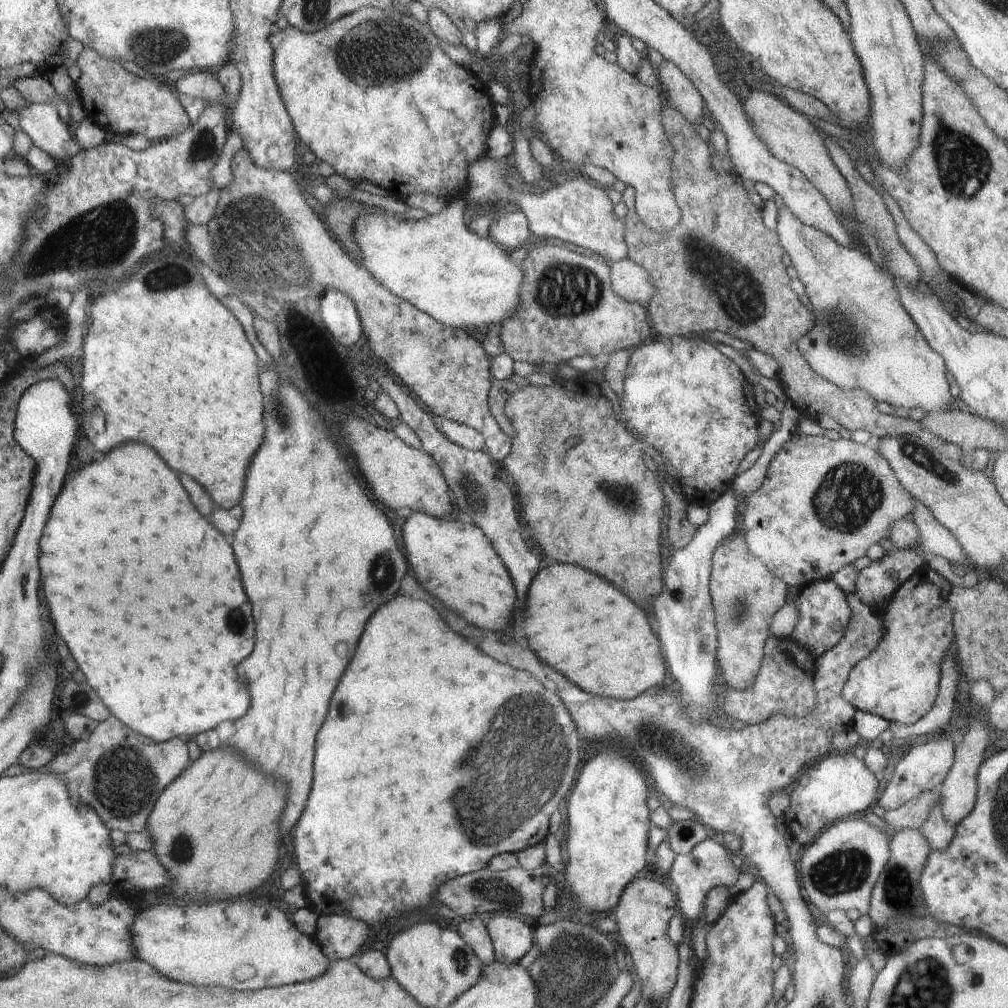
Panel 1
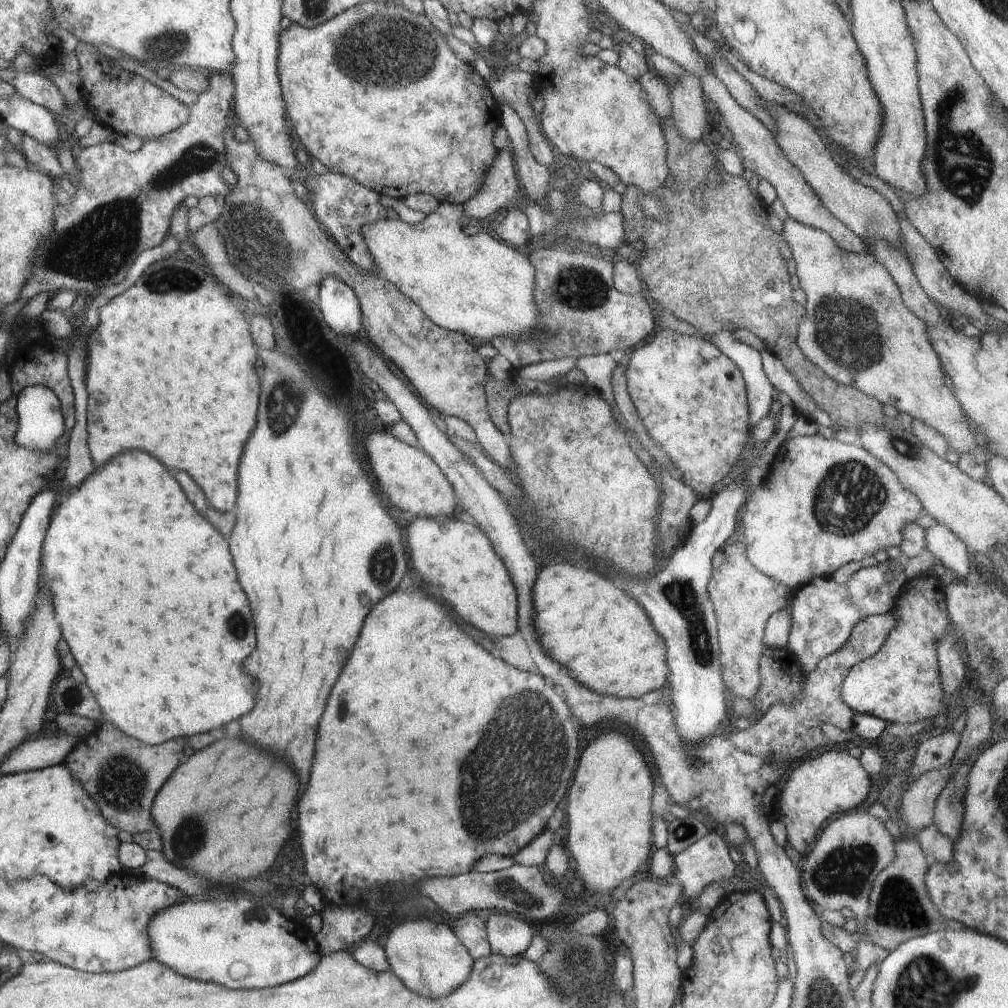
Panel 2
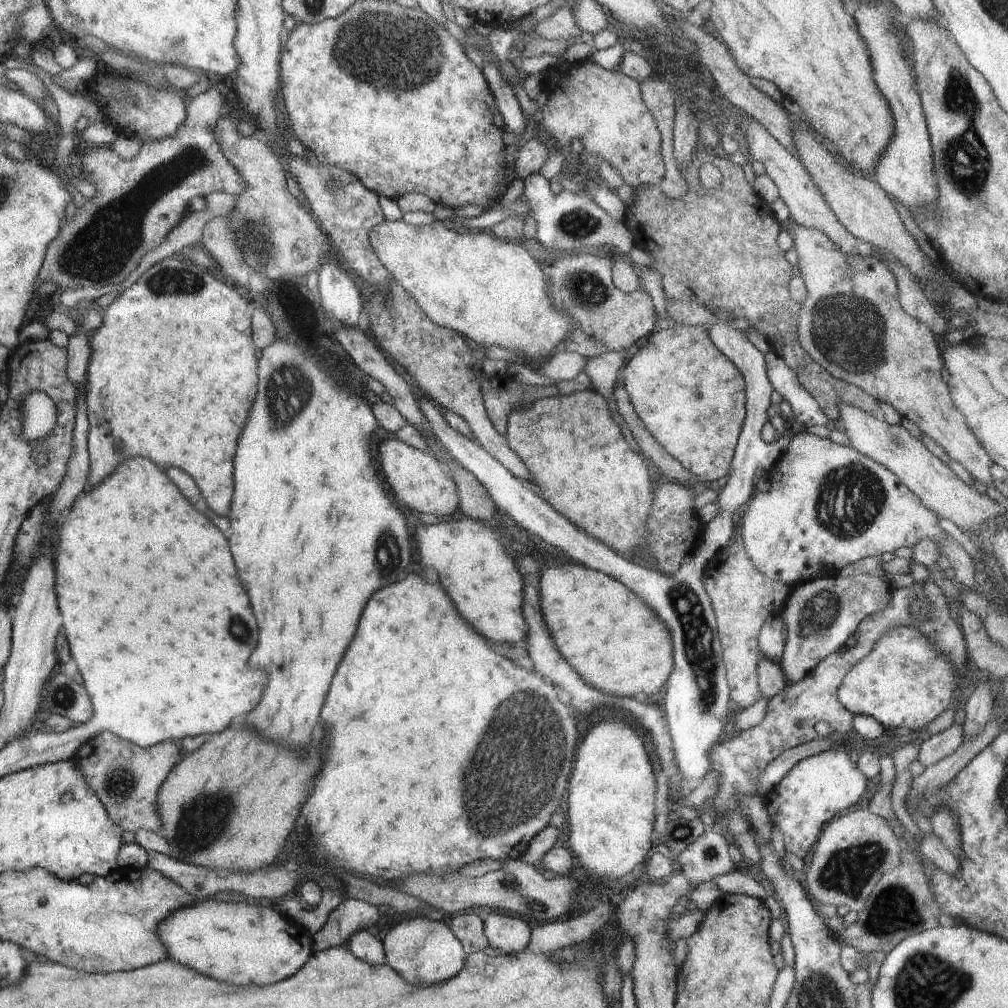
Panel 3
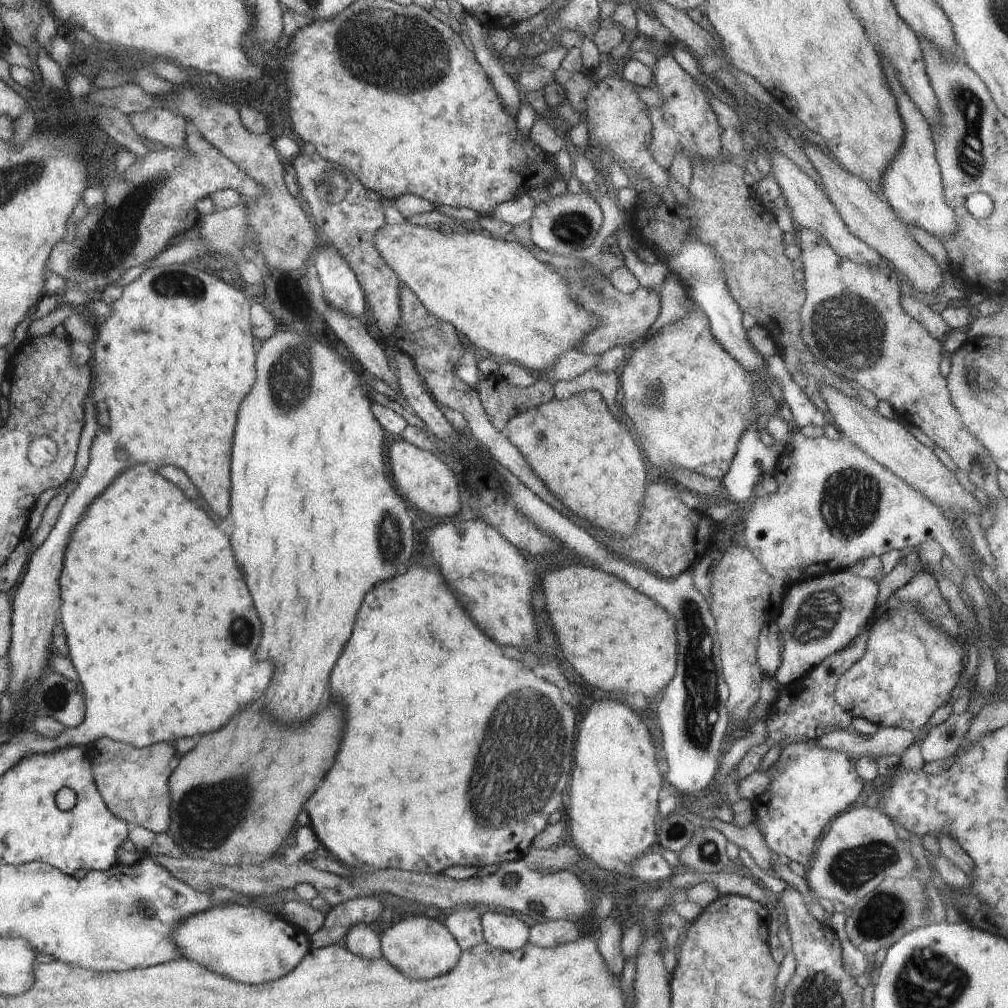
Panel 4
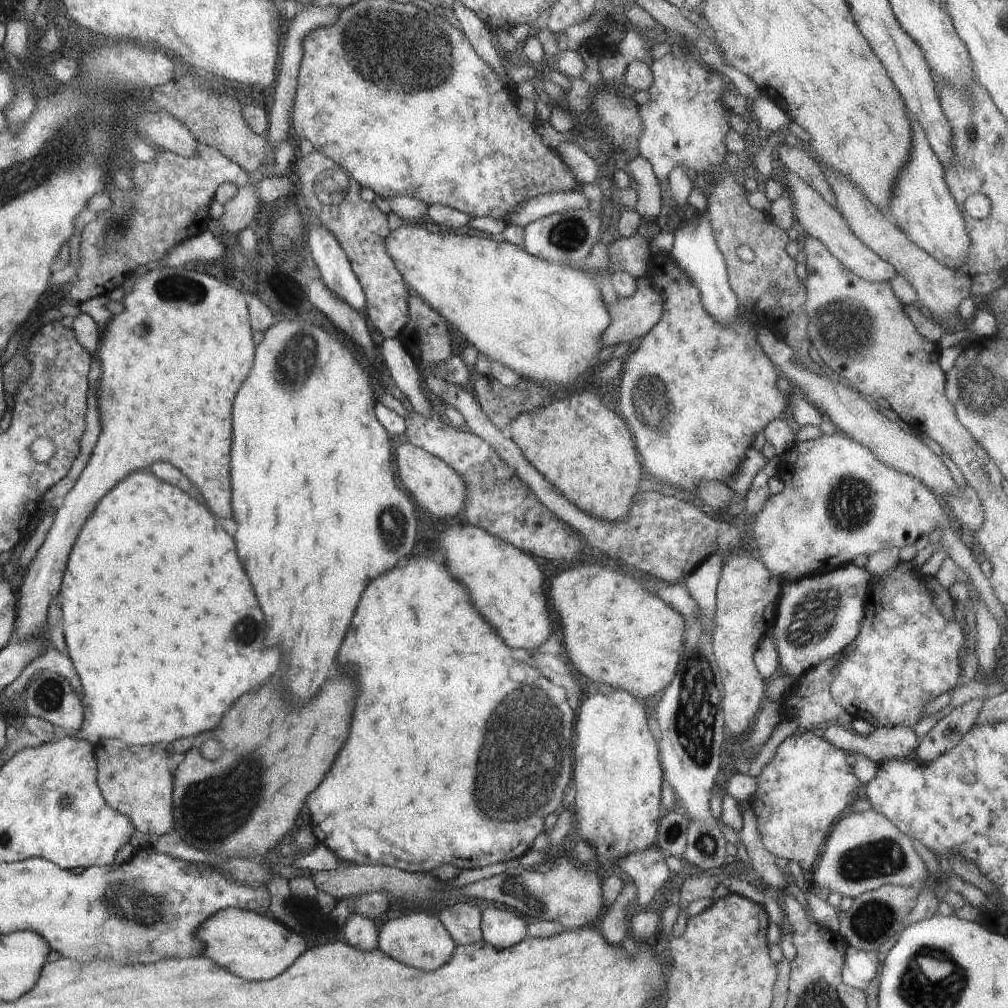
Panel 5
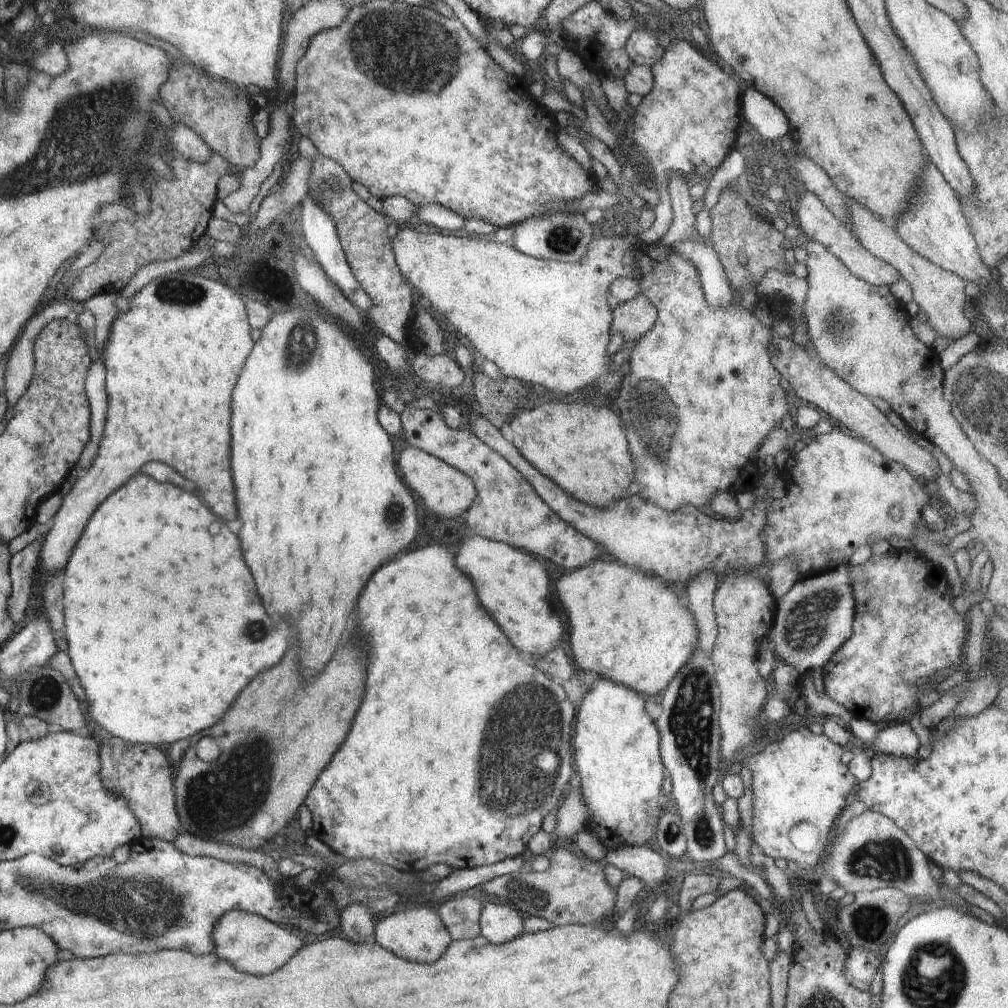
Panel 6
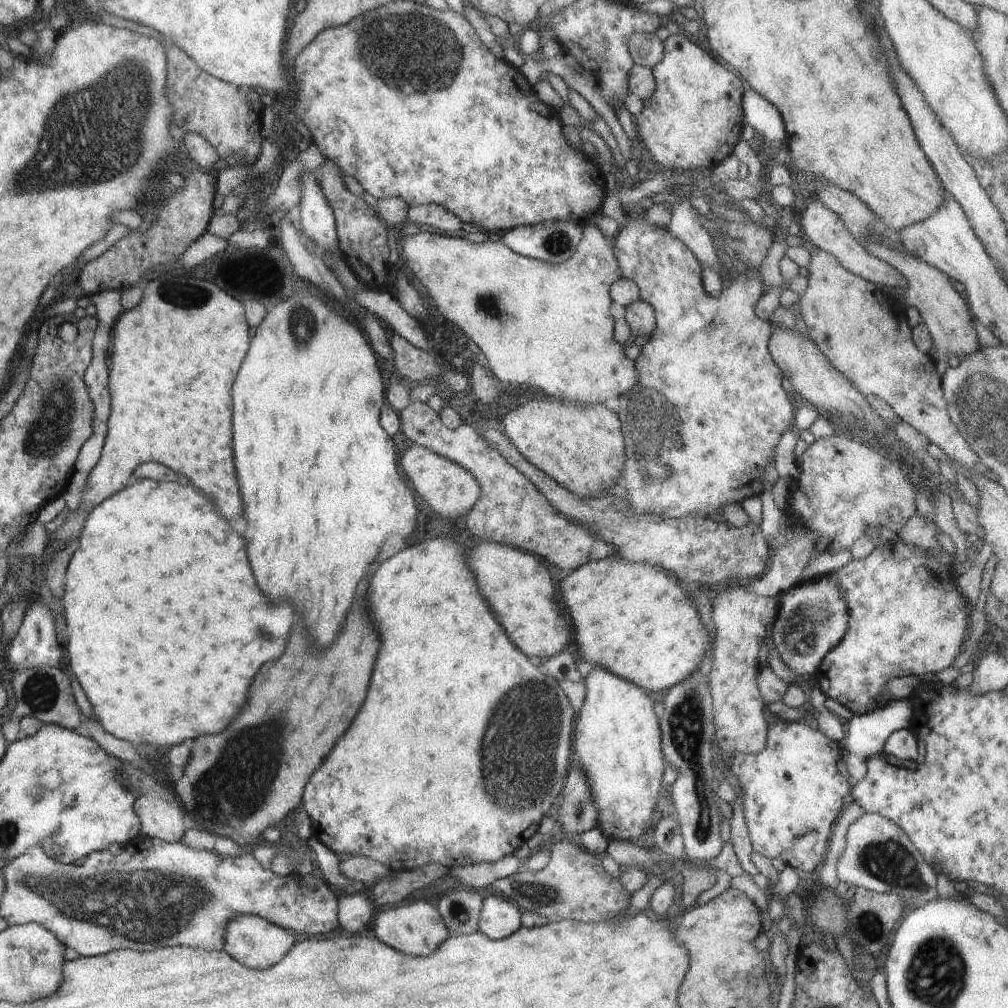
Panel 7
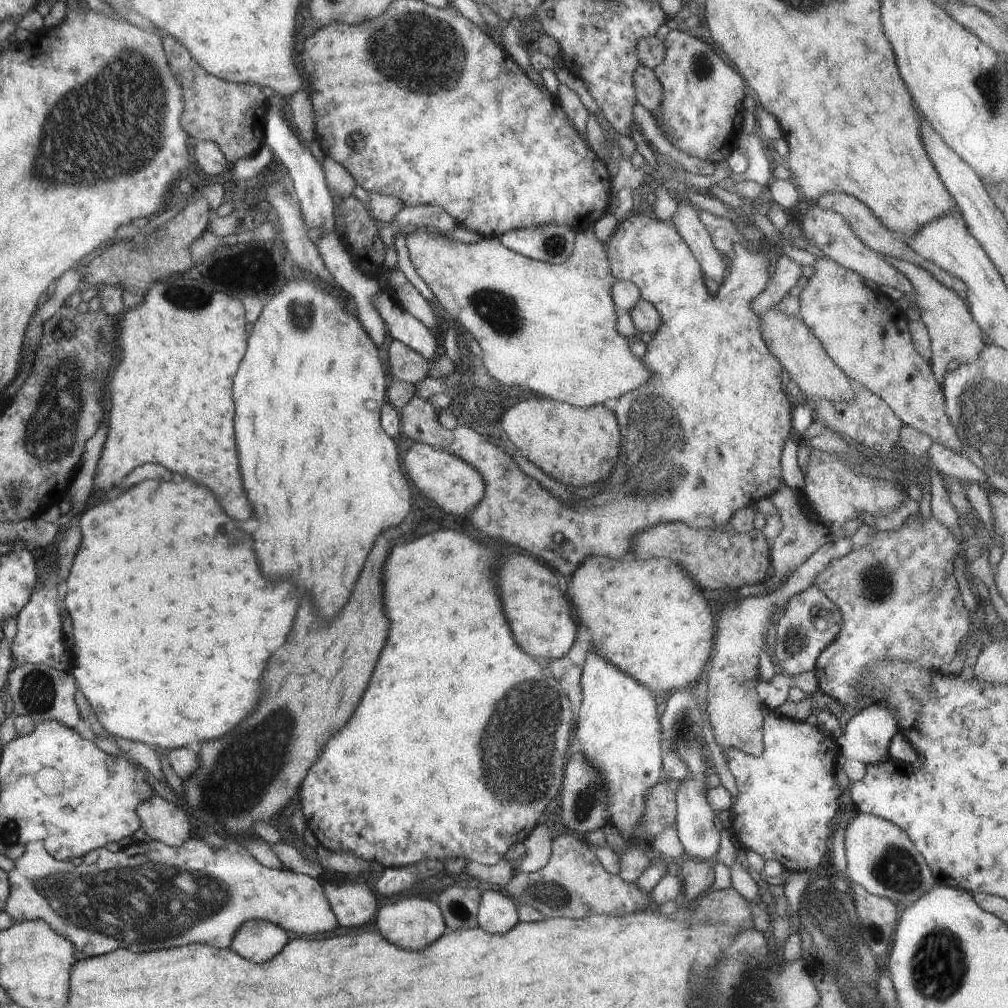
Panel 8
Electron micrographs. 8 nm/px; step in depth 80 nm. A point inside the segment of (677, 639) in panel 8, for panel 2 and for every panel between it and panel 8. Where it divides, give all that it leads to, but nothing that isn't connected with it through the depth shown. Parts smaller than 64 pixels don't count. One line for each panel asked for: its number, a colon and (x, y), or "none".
2: (585, 622)
3: (610, 637)
4: (618, 639)
5: (616, 631)
6: (629, 626)
7: (632, 619)

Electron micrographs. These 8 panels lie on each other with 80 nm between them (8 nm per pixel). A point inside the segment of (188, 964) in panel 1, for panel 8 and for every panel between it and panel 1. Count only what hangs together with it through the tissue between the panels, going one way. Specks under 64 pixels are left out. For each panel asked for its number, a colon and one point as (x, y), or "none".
2: (202, 939)
3: (235, 942)
4: (242, 942)
5: (253, 946)
6: (253, 944)
7: (253, 941)
8: (258, 940)

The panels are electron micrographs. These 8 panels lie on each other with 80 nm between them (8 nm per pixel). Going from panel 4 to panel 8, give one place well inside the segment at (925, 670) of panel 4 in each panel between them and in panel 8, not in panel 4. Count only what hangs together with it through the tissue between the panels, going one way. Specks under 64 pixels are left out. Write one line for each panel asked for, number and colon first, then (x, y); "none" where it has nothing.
5: (907, 653)
6: (905, 628)
7: (906, 615)
8: (899, 599)

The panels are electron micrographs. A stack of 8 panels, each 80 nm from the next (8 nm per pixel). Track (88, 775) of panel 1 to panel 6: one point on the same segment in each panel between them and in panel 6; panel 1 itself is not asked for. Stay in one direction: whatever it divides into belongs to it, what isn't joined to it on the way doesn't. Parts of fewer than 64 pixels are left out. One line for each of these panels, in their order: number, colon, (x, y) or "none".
2: (123, 775)
3: (126, 778)
4: (133, 783)
5: (136, 780)
6: (140, 774)

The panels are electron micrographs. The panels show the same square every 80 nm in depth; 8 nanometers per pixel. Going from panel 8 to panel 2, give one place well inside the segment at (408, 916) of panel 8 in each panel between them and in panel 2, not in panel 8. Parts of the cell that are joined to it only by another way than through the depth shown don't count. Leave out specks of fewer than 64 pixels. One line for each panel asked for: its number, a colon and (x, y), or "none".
2: (429, 959)
3: (422, 951)
4: (420, 947)
5: (418, 939)
6: (418, 934)
7: (418, 929)

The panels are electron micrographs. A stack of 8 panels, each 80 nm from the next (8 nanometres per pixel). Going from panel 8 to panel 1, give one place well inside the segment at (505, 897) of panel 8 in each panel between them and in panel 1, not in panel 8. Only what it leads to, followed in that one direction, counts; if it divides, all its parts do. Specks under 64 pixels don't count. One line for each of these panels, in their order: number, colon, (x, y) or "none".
1: (511, 938)
2: (510, 937)
3: (507, 934)
4: (506, 932)
5: (501, 928)
6: (498, 923)
7: (499, 917)

